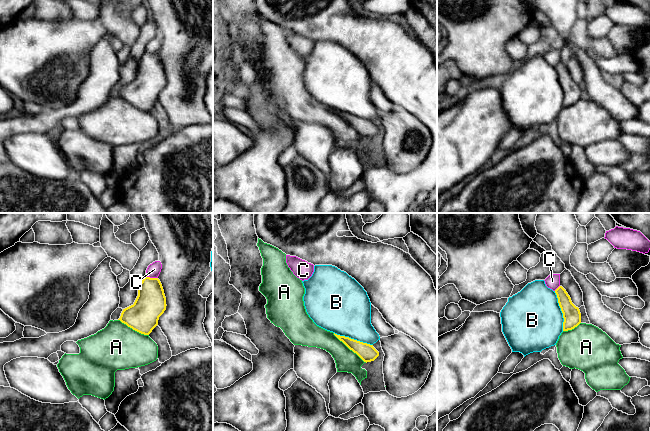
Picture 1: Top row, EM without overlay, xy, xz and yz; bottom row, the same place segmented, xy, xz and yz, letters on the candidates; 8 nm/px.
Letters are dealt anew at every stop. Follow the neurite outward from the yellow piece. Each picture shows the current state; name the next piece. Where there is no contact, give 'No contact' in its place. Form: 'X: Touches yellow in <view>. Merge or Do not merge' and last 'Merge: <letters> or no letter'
A: Touches yellow in xz. Merge
B: Touches yellow in yz. Do not merge
C: Touches yellow in xy. Do not merge
Merge: A

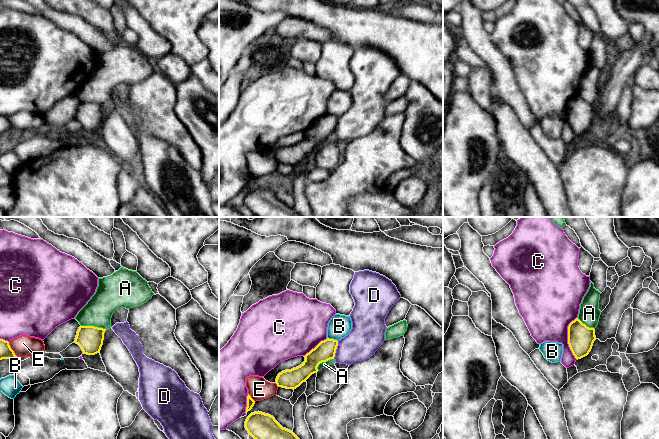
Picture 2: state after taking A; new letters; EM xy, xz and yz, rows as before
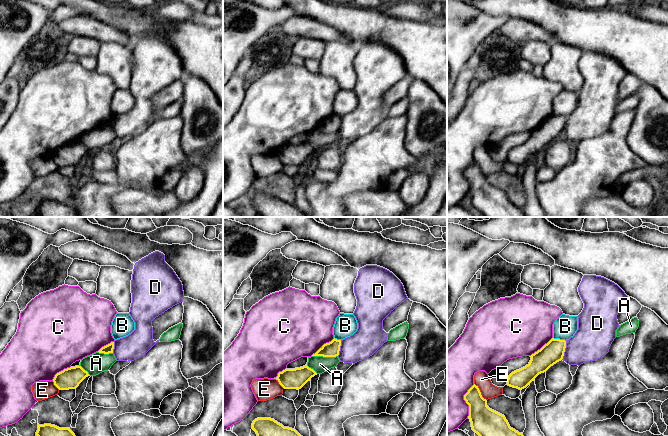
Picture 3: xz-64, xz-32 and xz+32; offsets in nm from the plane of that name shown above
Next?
A: Touches yellow in xy. Do not merge
B: Touches yellow in xz. Do not merge
C: Touches yellow in yz. Do not merge
D: Touches yellow in xz. Do not merge
E: Touches yellow in xy. Do not merge
Merge: no letter

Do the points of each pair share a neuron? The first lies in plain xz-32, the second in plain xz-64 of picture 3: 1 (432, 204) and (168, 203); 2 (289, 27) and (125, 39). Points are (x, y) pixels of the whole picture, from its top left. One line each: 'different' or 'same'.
1: different
2: same

